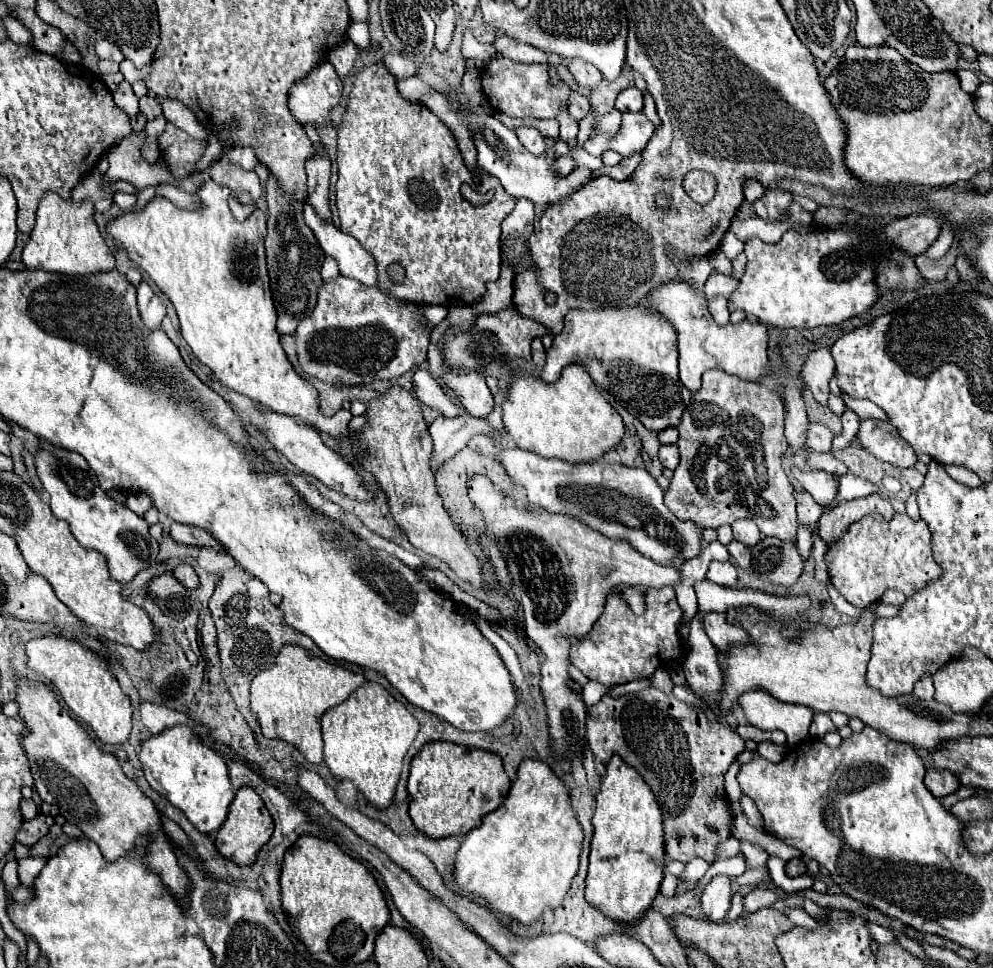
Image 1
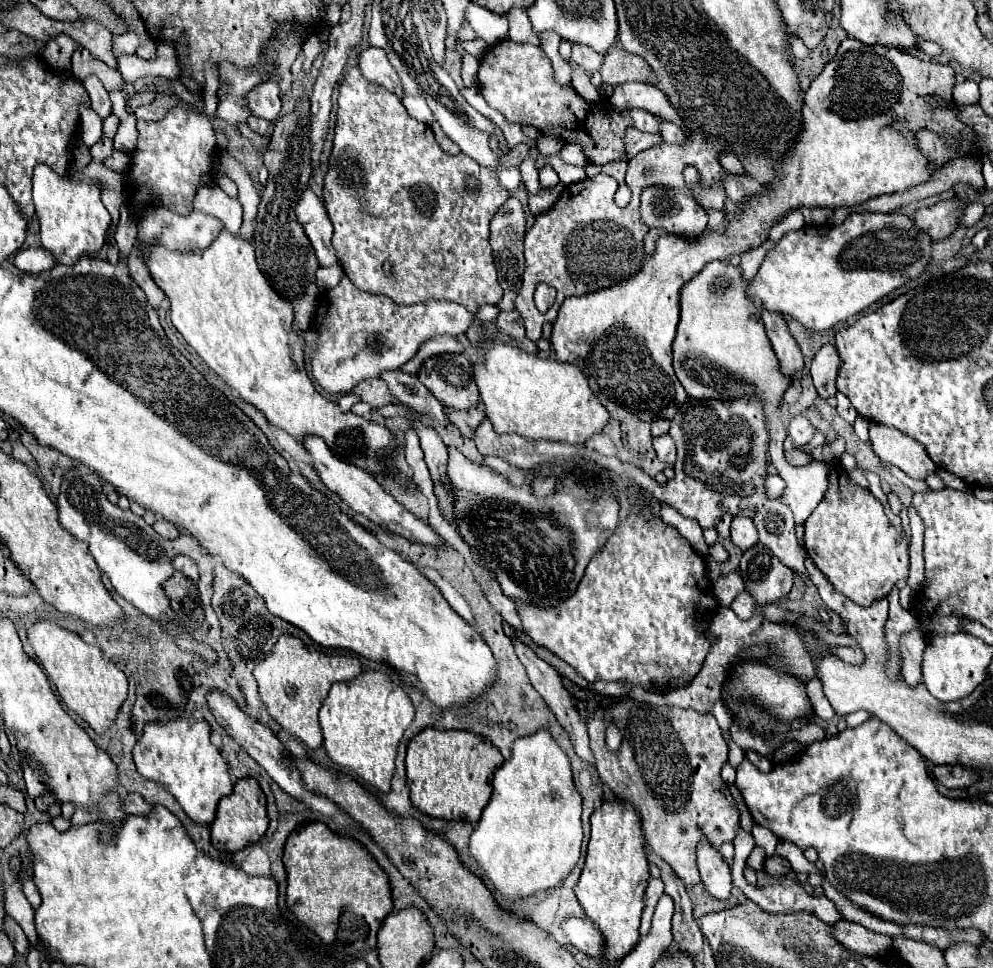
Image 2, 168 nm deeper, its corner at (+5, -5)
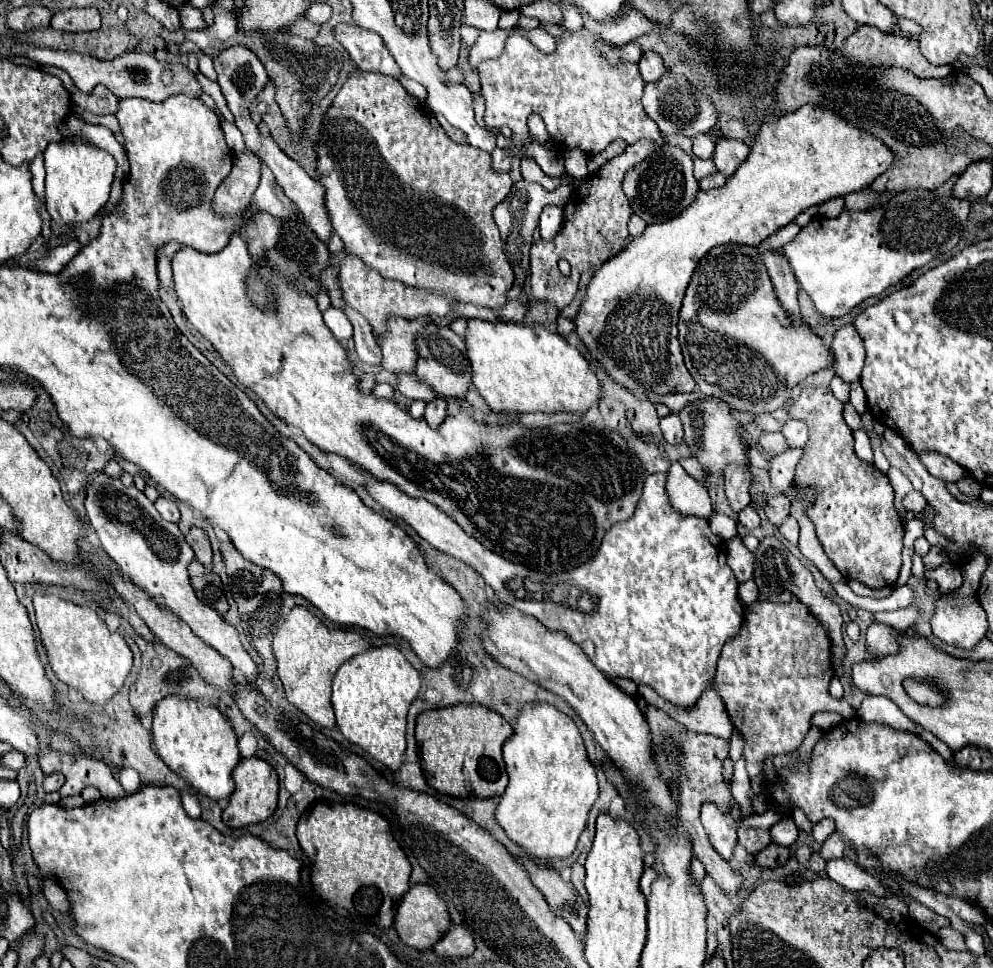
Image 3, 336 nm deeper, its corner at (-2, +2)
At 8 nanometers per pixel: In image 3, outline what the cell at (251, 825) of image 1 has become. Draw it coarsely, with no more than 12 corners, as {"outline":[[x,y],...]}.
{"outline":[[241,759],[223,811],[229,827],[261,823],[275,811],[277,771]]}

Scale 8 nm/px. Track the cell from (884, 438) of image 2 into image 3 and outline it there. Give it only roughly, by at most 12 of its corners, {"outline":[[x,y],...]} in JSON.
{"outline":[[919,453],[937,479],[957,483],[965,475],[959,463],[941,453]]}

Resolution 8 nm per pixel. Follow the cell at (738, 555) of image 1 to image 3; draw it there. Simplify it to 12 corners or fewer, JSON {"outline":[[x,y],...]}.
{"outline":[[725,467],[725,493],[733,511],[749,505],[751,471]]}

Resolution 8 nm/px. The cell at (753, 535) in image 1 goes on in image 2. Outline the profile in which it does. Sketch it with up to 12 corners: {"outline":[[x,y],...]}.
{"outline":[[734,518],[732,542],[746,550],[758,542],[750,518]]}

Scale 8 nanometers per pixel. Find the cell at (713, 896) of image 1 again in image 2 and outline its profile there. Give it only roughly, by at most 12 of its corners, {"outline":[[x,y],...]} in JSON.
{"outline":[[706,840],[698,868],[706,894],[722,902],[732,890],[730,868]]}

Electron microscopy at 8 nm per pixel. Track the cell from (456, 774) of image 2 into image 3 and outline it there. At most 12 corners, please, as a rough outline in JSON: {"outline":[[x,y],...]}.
{"outline":[[485,705],[417,717],[427,783],[453,797],[507,787],[513,729]]}

